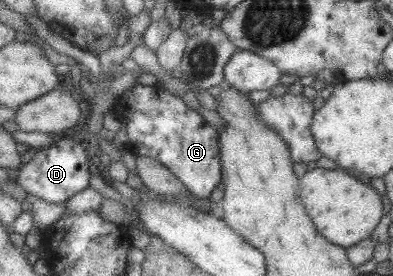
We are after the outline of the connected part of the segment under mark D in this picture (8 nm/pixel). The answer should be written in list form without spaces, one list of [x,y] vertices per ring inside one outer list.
[[[66,137],[56,141],[48,149],[39,150],[32,160],[24,162],[16,175],[16,180],[26,193],[36,195],[38,199],[48,203],[62,203],[89,186],[91,173],[88,163],[93,159],[94,154],[86,155],[86,149],[80,143]]]

